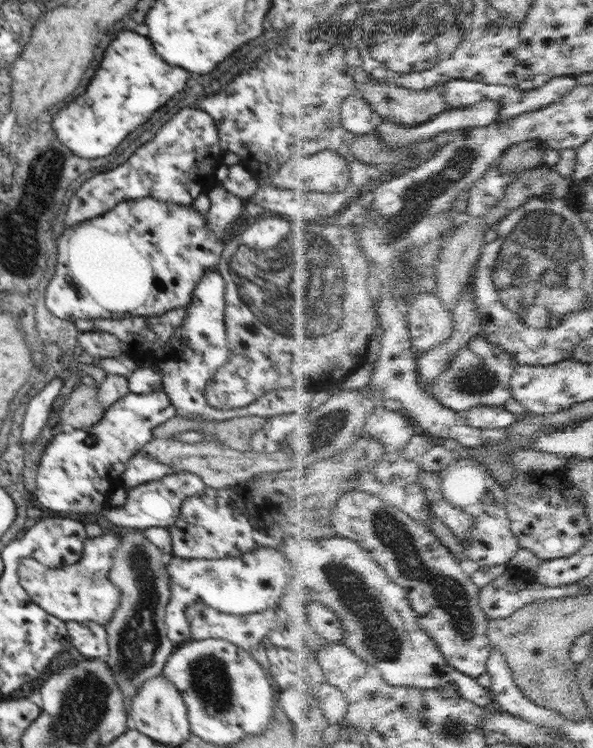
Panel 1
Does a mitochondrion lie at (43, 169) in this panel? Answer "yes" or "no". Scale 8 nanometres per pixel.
yes

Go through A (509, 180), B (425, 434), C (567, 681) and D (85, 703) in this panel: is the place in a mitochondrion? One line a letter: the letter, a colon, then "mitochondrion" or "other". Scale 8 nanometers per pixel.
A: other
B: other
C: other
D: mitochondrion

